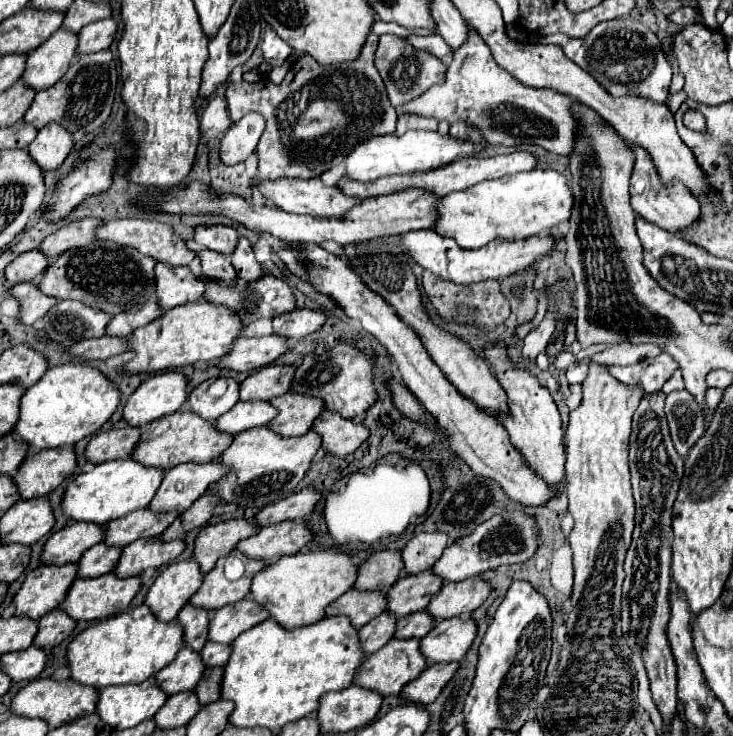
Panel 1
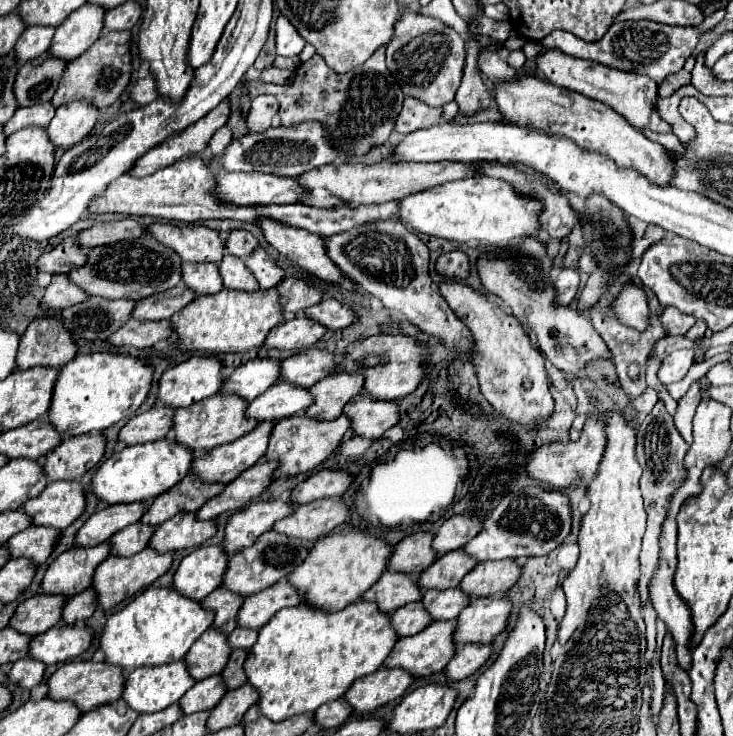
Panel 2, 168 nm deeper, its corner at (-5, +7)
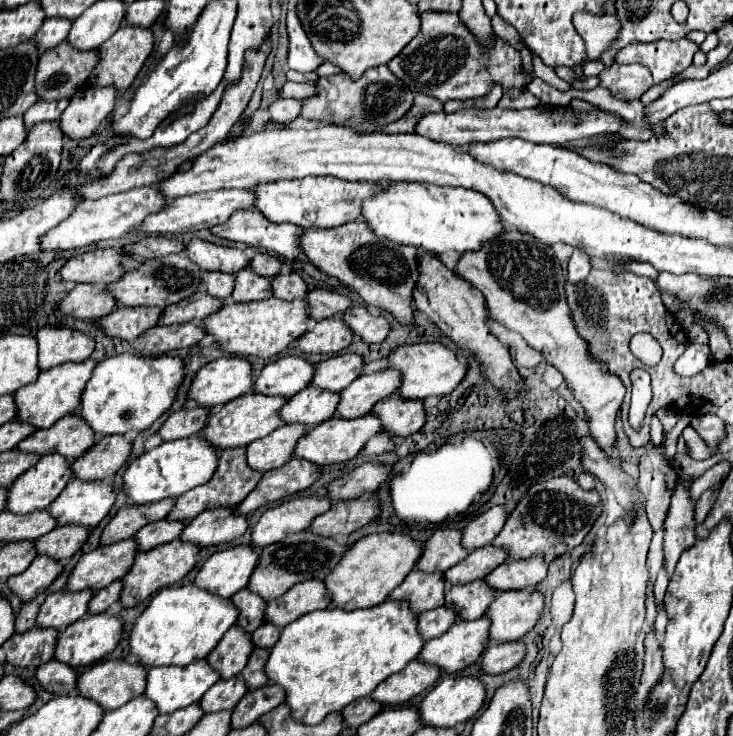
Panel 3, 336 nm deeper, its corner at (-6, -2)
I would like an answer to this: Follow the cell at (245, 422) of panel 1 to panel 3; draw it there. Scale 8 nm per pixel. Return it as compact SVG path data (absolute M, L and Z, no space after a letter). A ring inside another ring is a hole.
M308 386L286 402L286 406L280 410L280 418L286 424L302 422L306 426L318 426L334 416L338 402L340 396L336 392Z

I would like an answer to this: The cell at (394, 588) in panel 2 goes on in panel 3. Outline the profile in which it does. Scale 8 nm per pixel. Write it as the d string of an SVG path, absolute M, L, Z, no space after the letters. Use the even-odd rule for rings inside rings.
M412 570L406 576L406 580L390 594L390 598L408 600L412 612L420 614L444 606L444 594L446 594L444 574L440 572L428 574L422 570Z

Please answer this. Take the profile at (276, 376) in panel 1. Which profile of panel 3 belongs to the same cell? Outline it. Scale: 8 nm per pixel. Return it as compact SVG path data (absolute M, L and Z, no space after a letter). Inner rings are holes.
M358 354L334 356L330 360L316 364L312 386L326 388L330 392L340 392L362 374L362 368L364 368L364 360Z

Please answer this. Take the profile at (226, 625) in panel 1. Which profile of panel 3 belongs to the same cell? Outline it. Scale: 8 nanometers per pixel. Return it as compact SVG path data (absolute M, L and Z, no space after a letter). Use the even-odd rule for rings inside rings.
M320 578L306 580L290 588L290 592L282 594L280 598L274 598L268 602L266 622L278 628L284 628L308 612L328 608L330 602L332 602L332 596L328 594L324 580Z

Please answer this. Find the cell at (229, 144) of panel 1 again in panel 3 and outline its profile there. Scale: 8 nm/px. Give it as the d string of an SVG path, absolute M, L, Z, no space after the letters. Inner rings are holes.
M278 98L274 104L270 104L268 112L270 112L270 120L274 124L286 124L292 122L294 118L298 118L302 110L302 100L296 98Z

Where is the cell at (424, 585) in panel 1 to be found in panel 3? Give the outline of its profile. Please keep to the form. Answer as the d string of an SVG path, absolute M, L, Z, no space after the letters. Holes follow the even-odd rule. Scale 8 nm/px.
M482 546L468 554L466 560L450 568L444 576L450 584L466 584L480 580L488 576L494 568L498 568L502 562L506 562L508 550L506 548L494 548L494 546Z

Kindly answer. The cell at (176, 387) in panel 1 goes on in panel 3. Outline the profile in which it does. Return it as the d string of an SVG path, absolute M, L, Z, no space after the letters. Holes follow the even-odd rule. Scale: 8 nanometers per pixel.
M228 356L206 364L194 378L188 392L190 400L196 400L204 408L222 406L254 386L254 368L248 358Z

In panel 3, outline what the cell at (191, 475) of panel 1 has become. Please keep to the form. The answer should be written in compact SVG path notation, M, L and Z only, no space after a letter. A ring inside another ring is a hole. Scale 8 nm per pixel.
M286 424L266 438L254 440L248 444L248 464L254 470L268 472L272 468L282 468L292 454L294 454L294 444L306 436L310 428L306 424Z

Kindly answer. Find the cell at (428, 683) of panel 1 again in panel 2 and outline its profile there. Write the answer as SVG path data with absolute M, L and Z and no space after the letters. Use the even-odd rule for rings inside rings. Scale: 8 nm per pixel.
M461 645L461 649L457 649L453 659L447 663L445 677L449 681L461 681L469 677L487 661L489 651L489 645Z

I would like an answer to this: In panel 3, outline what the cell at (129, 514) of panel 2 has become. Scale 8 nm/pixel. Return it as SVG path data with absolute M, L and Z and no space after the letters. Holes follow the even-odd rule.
M166 498L154 504L130 504L118 510L118 514L108 522L108 526L102 532L102 544L114 544L126 538L136 536L140 528L144 528L150 522L162 520L168 516L168 512L174 508L176 498Z

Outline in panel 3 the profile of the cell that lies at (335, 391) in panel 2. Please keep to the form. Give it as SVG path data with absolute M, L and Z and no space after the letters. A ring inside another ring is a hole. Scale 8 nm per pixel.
M384 368L372 374L358 376L348 388L340 392L342 404L338 404L338 416L358 418L372 412L374 404L384 396L396 392L402 384L402 374L396 368Z

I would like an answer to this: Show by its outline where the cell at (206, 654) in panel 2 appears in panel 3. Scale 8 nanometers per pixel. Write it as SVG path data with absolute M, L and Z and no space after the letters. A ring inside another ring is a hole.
M234 626L224 634L208 660L214 664L214 668L218 668L218 672L222 672L222 678L232 678L248 664L252 650L252 634L244 632L240 626Z

